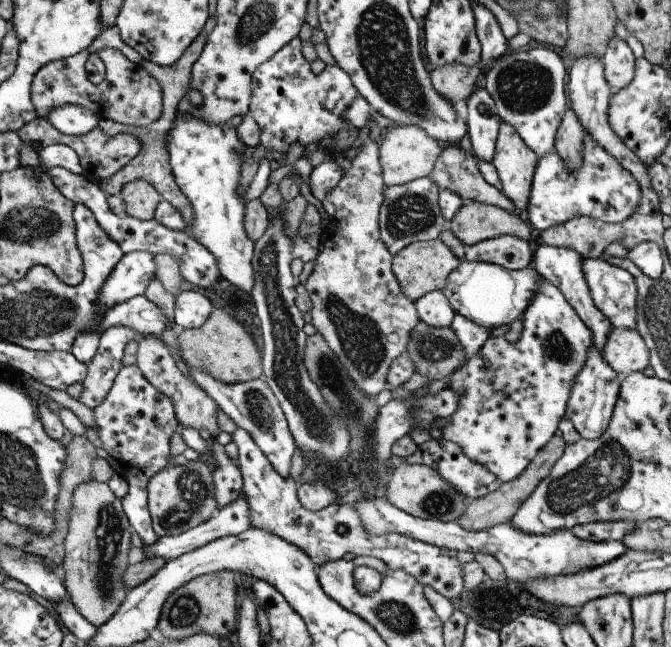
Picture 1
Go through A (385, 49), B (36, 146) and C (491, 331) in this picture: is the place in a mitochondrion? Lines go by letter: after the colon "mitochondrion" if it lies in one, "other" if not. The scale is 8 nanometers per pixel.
A: mitochondrion
B: other
C: other

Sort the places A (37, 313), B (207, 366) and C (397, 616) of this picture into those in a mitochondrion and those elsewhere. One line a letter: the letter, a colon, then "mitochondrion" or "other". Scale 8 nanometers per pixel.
A: mitochondrion
B: other
C: mitochondrion

